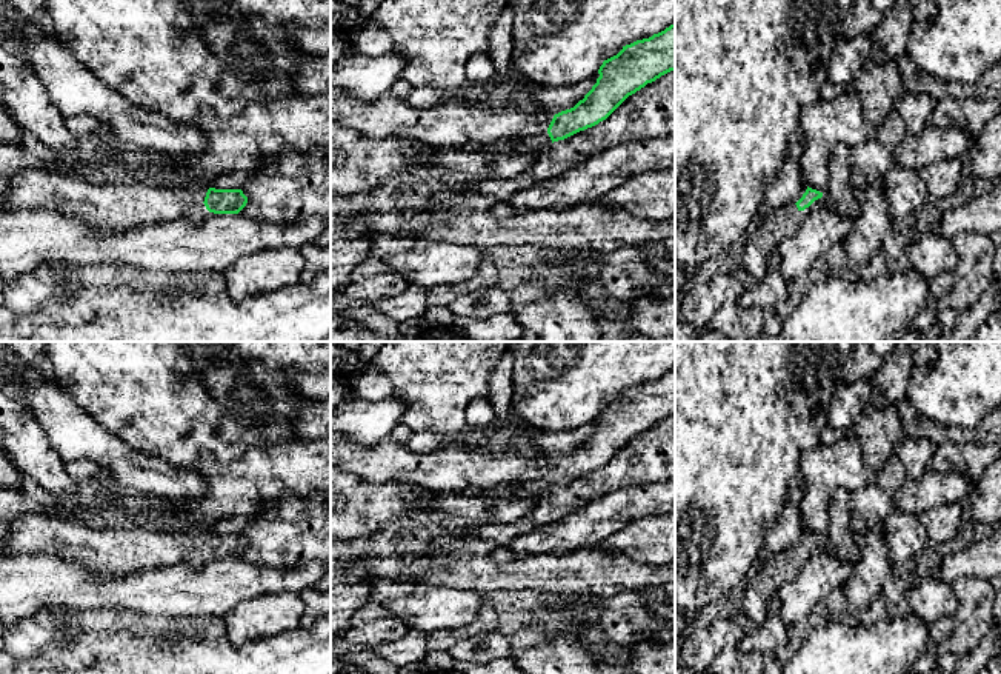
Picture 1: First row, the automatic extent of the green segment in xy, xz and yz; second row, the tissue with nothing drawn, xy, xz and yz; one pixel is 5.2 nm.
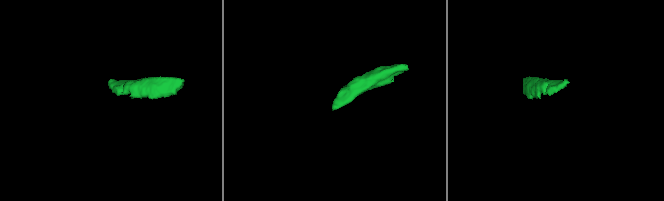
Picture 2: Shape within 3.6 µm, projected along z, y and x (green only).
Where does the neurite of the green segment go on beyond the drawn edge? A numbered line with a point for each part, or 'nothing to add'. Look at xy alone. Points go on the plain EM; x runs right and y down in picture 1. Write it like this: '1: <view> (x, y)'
1: xy (106, 551)

